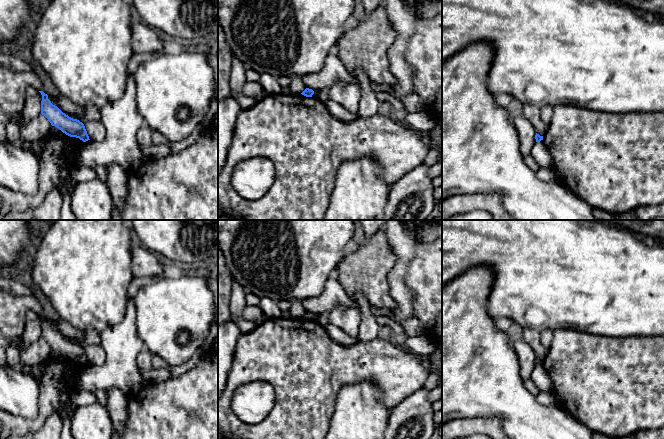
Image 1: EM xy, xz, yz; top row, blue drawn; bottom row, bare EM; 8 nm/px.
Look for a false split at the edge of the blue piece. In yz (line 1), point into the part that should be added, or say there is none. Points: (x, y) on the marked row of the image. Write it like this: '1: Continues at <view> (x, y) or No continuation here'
1: No continuation here

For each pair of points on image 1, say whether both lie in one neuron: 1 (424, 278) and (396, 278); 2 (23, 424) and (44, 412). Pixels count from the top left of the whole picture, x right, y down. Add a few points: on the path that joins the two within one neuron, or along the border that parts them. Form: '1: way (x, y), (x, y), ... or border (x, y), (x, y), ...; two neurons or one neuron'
1: border (414, 256), (404, 279), (414, 294), (412, 300); two neurons
2: way (28, 424), (33, 424), (40, 417); one neuron

